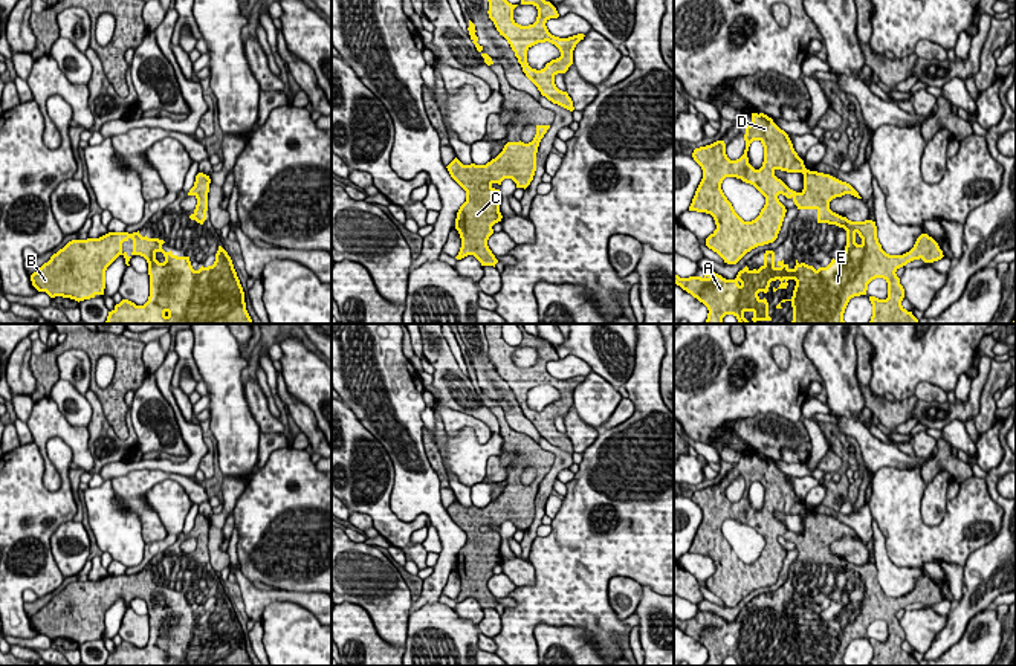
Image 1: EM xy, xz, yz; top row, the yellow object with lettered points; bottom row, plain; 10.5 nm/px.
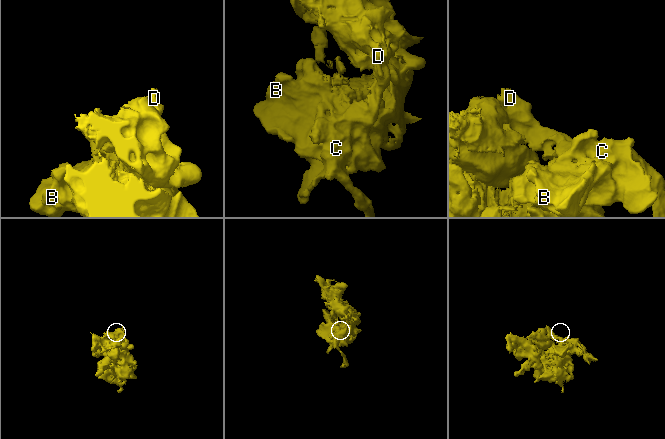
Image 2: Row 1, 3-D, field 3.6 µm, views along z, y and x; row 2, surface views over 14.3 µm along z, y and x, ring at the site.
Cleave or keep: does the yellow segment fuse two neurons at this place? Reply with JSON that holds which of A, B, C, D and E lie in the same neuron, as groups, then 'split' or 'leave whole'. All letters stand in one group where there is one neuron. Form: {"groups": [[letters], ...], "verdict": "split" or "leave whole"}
{"groups": [["A", "B", "C", "D", "E"]], "verdict": "leave whole"}

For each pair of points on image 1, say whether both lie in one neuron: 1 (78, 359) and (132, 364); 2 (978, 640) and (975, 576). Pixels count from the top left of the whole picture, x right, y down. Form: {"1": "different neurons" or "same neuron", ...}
{"1": "different neurons", "2": "different neurons"}

